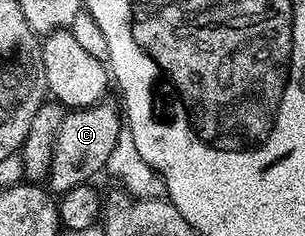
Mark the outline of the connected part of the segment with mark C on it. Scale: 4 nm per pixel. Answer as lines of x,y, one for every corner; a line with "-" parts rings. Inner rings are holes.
101,102
93,104
90,108
65,111
46,177
47,187
53,193
74,190
74,186
89,183
93,179
91,176
103,173
107,169
110,150
114,150
114,142
118,142
118,134
122,127
121,109
116,109
108,103

